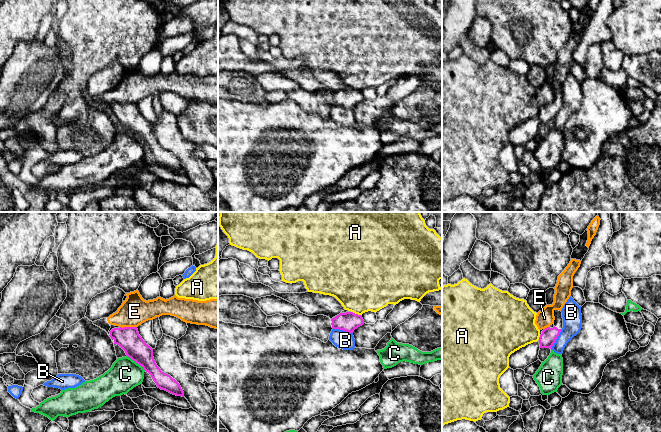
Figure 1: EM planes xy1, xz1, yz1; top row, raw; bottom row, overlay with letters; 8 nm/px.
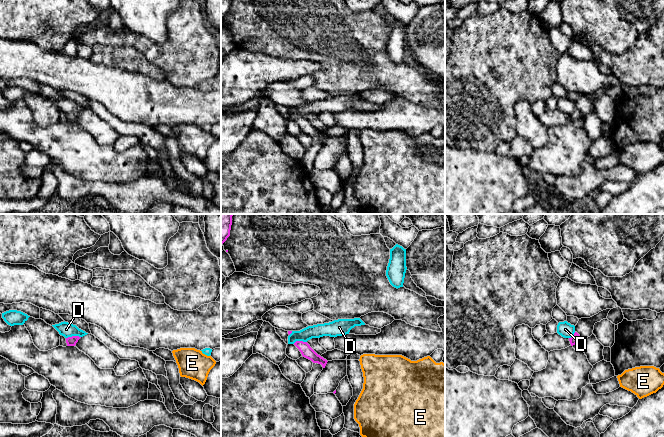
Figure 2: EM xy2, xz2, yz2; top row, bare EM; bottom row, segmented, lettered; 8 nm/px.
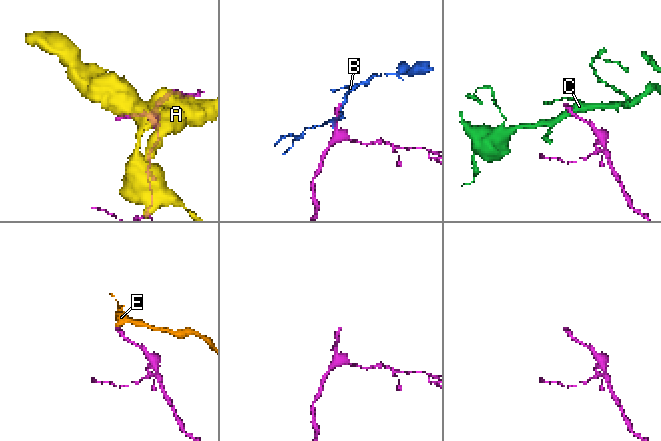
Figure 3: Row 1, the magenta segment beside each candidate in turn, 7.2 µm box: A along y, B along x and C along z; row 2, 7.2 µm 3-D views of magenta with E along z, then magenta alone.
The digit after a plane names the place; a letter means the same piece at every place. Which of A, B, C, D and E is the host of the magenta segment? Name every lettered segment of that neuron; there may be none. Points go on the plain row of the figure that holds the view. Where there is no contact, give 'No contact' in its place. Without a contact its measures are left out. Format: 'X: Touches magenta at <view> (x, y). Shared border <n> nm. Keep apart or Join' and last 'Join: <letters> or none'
A: Touches magenta at xz1 (356, 90). Shared border 90 nm. Keep apart
B: Touches magenta at xz1 (343, 105). Shared border 170 nm. Keep apart
C: Touches magenta at xy1 (136, 138). Shared border 200 nm. Keep apart
D: Touches magenta at xy2 (73, 112). Shared border 120 nm. Keep apart
E: Touches magenta at xy1 (128, 103). Shared border 140 nm. Keep apart
Join: none

